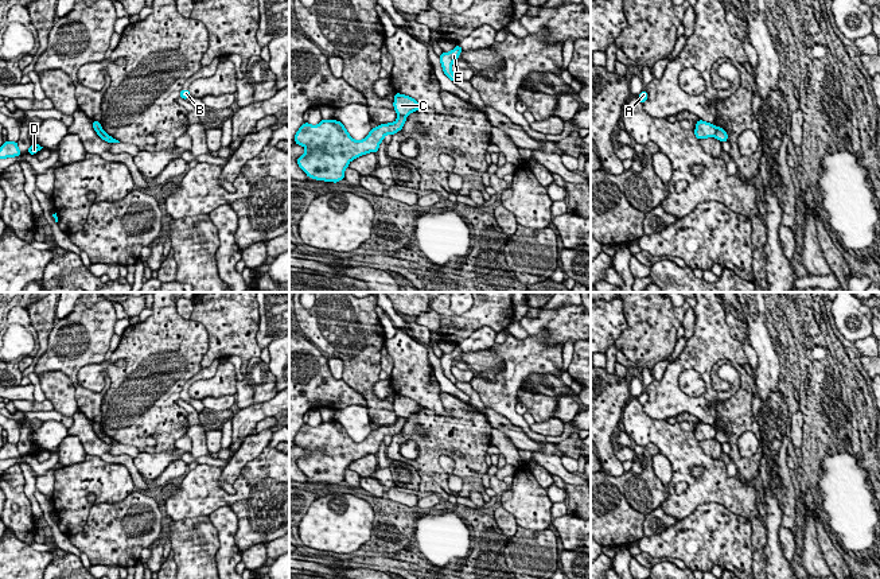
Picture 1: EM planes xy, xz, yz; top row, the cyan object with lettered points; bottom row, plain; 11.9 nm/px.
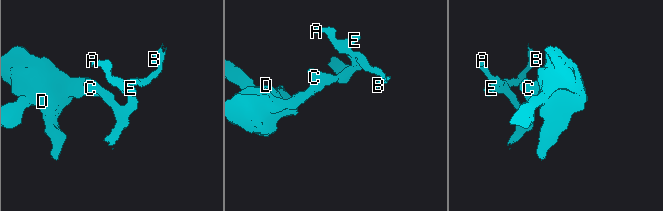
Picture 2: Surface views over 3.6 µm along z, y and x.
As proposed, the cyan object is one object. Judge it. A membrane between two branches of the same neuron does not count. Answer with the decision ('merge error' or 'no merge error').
merge error

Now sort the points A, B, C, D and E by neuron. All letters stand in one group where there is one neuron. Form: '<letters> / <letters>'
A B C E / D

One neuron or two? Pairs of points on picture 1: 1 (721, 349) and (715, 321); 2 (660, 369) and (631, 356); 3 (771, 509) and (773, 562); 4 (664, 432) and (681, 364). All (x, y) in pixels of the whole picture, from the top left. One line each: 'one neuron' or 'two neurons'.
1: one neuron
2: two neurons
3: one neuron
4: two neurons

